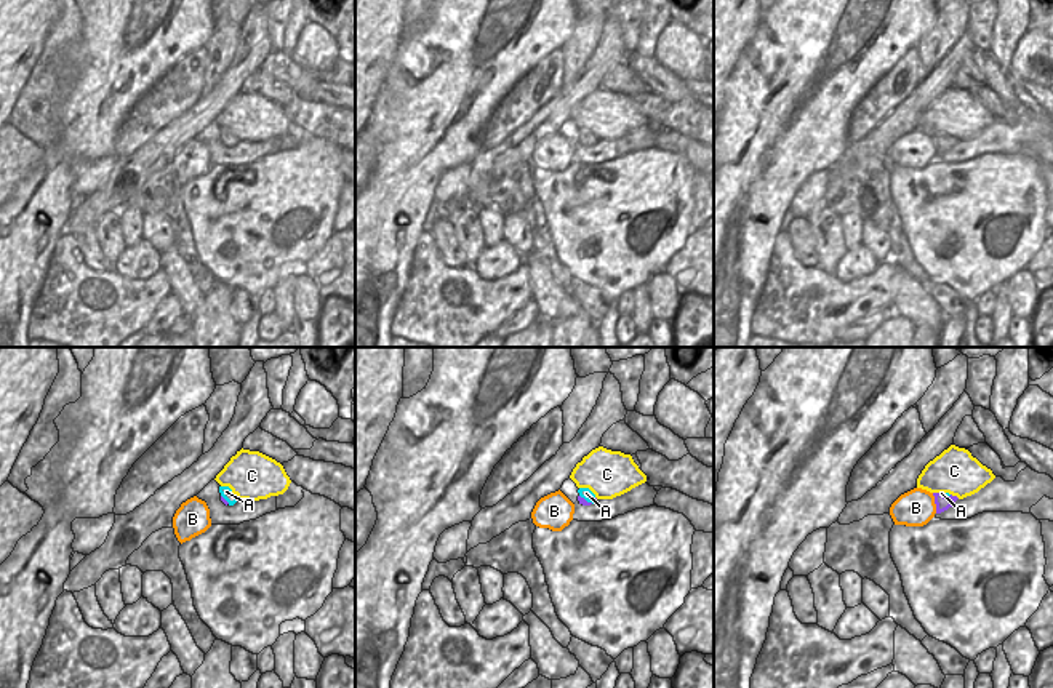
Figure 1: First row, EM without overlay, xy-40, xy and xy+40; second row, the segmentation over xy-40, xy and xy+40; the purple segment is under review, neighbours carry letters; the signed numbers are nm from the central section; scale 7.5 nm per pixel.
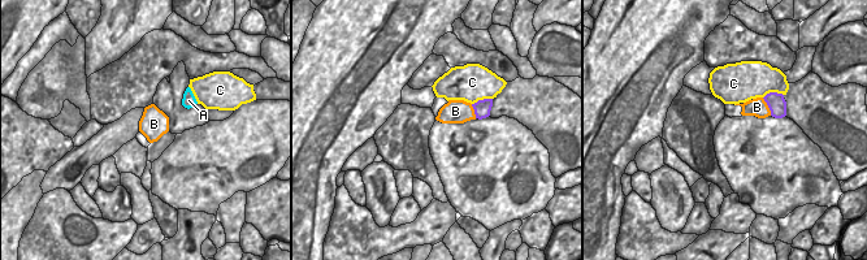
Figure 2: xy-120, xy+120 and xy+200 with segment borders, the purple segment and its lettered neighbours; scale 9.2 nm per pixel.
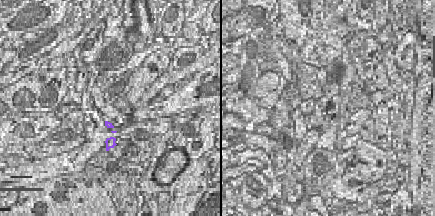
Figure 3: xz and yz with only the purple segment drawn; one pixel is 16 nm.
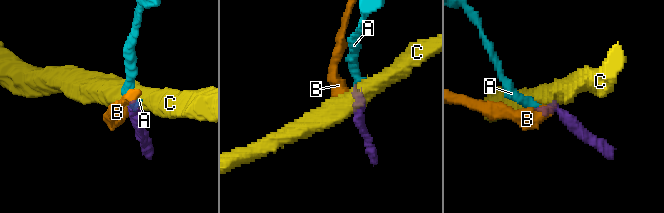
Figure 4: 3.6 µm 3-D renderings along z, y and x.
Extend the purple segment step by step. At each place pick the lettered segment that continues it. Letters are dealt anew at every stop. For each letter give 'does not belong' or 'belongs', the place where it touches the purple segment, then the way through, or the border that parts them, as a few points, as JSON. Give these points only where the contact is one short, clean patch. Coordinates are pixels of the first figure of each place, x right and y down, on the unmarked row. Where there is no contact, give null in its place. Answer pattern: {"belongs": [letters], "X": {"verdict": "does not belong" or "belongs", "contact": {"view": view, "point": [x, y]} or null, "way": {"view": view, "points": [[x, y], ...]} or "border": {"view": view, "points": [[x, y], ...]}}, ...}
{"belongs": ["B"], "A": {"verdict": "does not belong", "contact": {"view": "xy", "point": [584, 141]}, "border": {"view": "xy", "points": [[580, 136], [592, 144]]}}, "B": {"verdict": "belongs", "contact": {"view": "xy+40", "point": [935, 144]}, "way": {"view": "xy+40", "points": [[943, 144], [935, 144], [916, 149]]}}, "C": {"verdict": "does not belong", "contact": {"view": "xy+40", "point": [956, 138]}, "border": {"view": "xy+40", "points": [[951, 135], [959, 140]]}}}

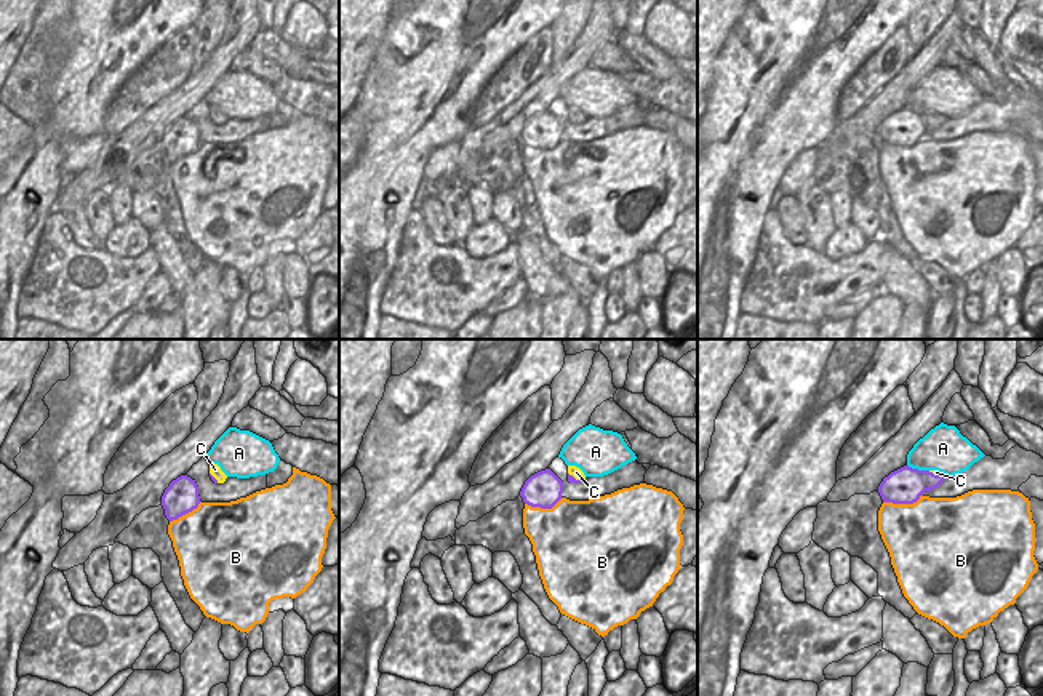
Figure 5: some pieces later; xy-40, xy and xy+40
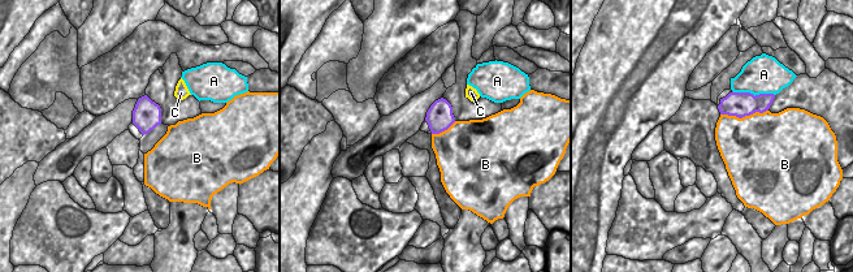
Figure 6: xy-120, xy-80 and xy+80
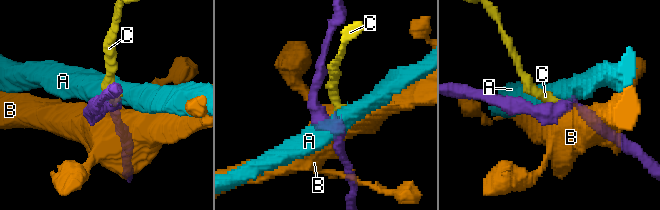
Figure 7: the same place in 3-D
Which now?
{"belongs": [], "A": {"verdict": "does not belong", "contact": {"view": "xy+40", "point": [917, 111]}, "border": {"view": "xy+40", "points": [[907, 106], [928, 112]]}}, "B": {"verdict": "does not belong", "contact": {"view": "xy+40", "point": [903, 144]}}, "C": {"verdict": "does not belong", "contact": {"view": "xy", "point": [573, 119]}, "border": {"view": "xy", "points": [[568, 114], [581, 122]]}}}

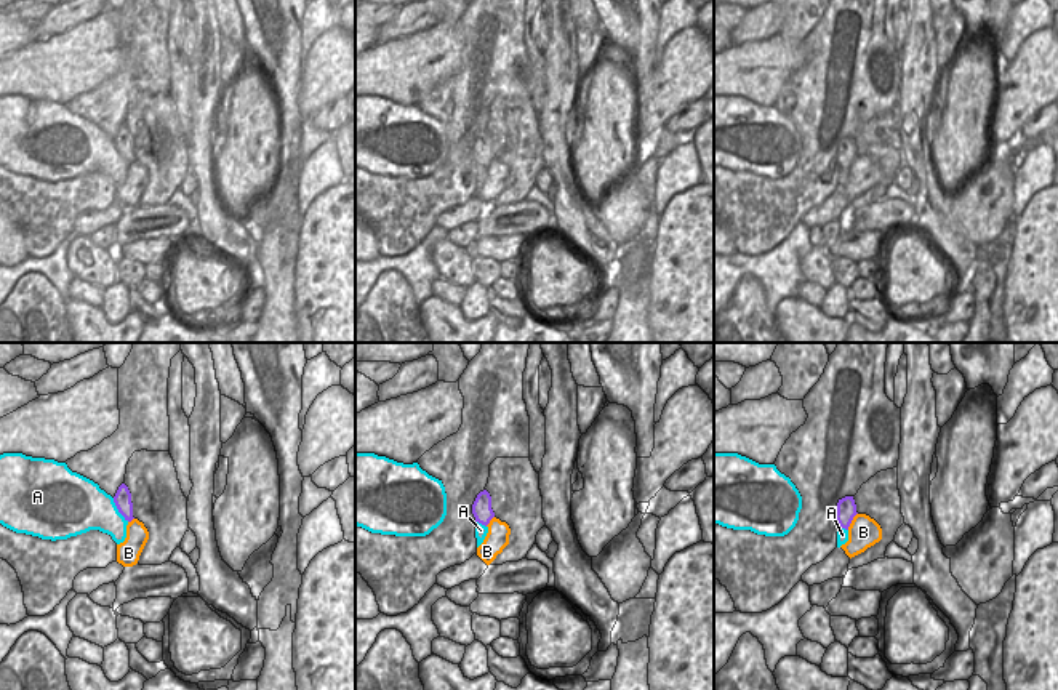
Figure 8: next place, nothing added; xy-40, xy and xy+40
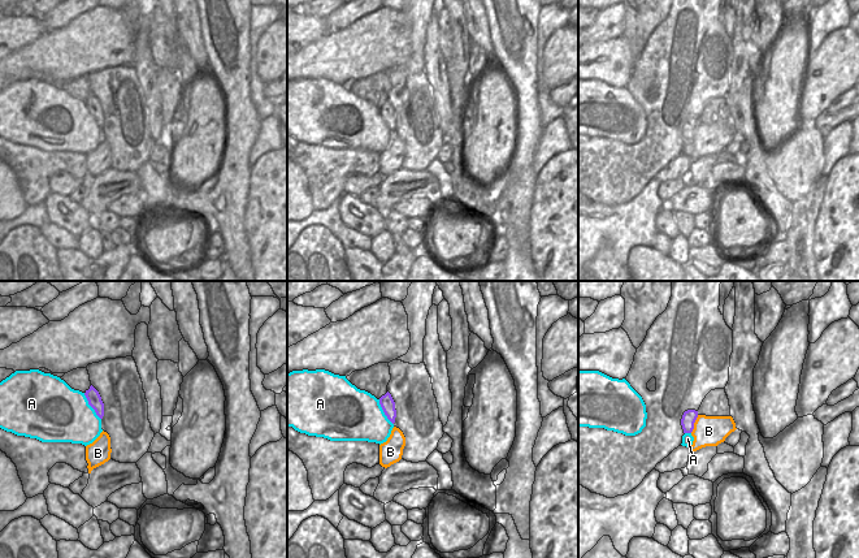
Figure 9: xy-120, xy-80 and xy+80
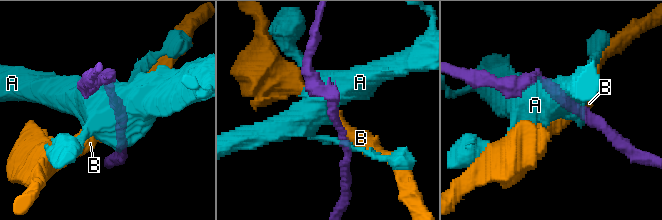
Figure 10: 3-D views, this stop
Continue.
{"belongs": [], "A": {"verdict": "does not belong", "contact": {"view": "xy-40", "point": [117, 149]}}, "B": {"verdict": "does not belong", "contact": {"view": "xy+40", "point": [852, 160]}, "border": {"view": "xy+40", "points": [[857, 154], [847, 170]]}}}

